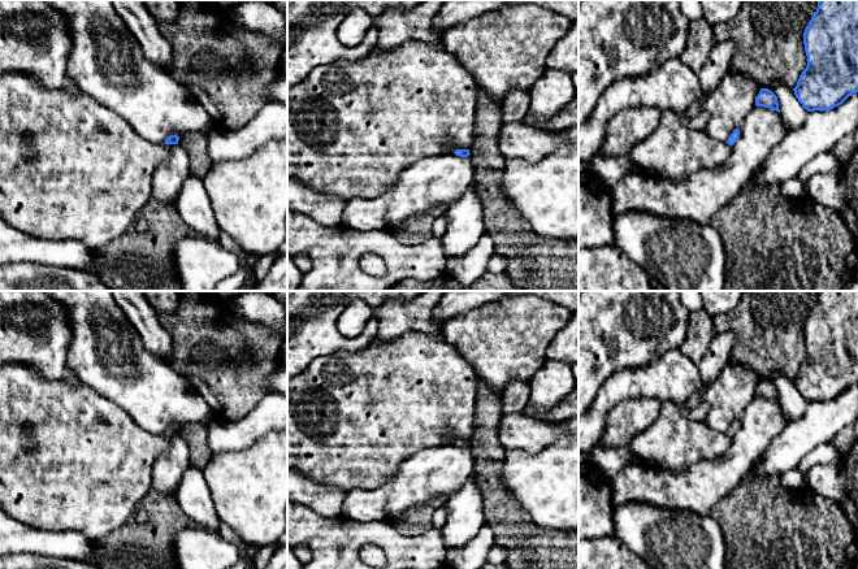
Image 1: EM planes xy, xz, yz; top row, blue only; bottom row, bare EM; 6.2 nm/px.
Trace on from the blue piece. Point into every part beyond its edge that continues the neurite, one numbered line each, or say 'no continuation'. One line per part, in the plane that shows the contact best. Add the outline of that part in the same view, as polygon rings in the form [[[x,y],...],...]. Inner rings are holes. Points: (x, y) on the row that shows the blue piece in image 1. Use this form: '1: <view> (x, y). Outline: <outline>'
no continuation

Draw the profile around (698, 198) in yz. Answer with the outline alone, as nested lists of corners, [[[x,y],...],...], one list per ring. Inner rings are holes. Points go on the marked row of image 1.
[[[754,105],[740,126],[738,139],[731,147],[727,161],[714,169],[698,170],[681,182],[646,177],[642,173],[629,174],[611,190],[612,216],[637,210],[668,220],[689,220],[696,223],[708,225],[716,212],[741,191],[771,151],[783,140],[786,129],[781,113]]]

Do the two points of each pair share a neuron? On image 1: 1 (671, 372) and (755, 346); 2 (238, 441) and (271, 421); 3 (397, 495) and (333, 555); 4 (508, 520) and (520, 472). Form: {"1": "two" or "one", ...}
{"1": "two", "2": "one", "3": "two", "4": "two"}

